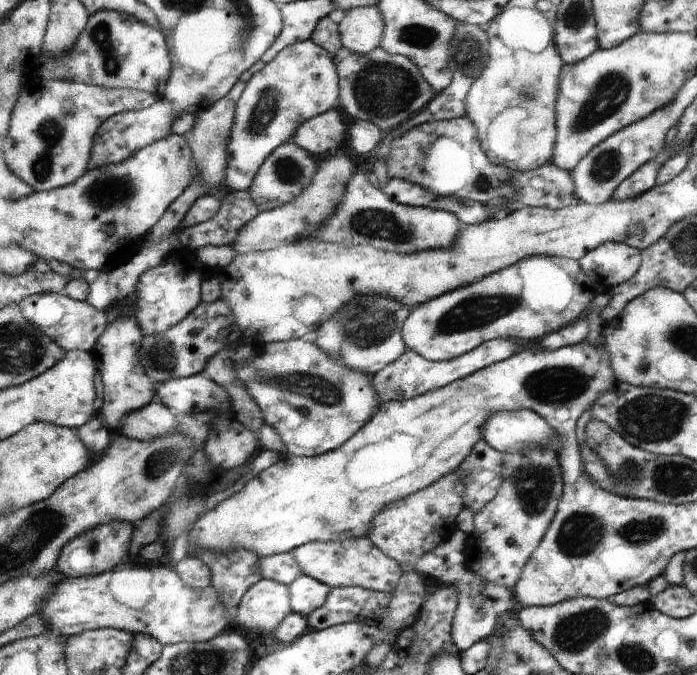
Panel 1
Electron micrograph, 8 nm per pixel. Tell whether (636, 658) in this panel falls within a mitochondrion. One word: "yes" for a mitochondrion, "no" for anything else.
yes

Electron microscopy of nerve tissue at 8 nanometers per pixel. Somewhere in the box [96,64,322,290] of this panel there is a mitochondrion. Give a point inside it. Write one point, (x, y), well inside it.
(267, 106)

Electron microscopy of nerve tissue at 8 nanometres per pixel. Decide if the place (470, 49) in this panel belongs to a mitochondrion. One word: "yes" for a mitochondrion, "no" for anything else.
yes

